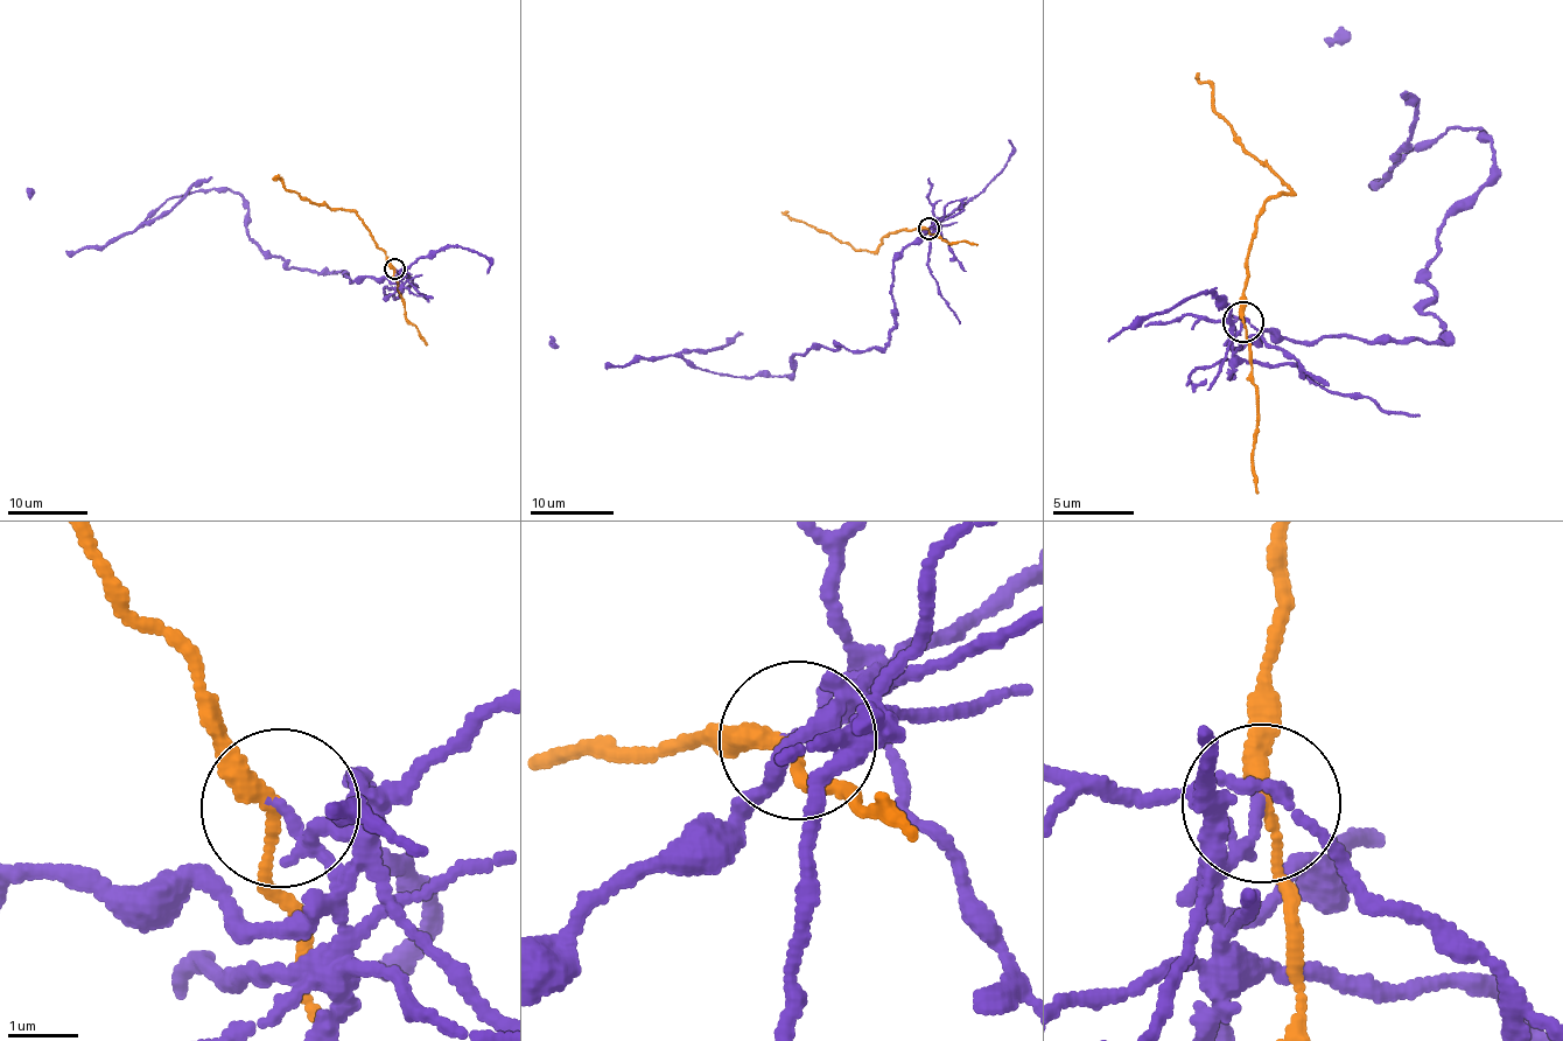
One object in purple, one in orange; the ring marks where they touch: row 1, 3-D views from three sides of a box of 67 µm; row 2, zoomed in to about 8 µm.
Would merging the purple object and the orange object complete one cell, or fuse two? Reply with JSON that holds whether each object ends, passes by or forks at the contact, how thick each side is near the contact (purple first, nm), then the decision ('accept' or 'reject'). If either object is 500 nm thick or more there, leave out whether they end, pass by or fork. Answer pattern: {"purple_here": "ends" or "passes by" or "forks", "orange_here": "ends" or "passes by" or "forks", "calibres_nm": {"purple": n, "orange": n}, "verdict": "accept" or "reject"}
{"purple_here": "passes by", "orange_here": "passes by", "calibres_nm": {"purple": 120, "orange": 220}, "verdict": "reject"}

